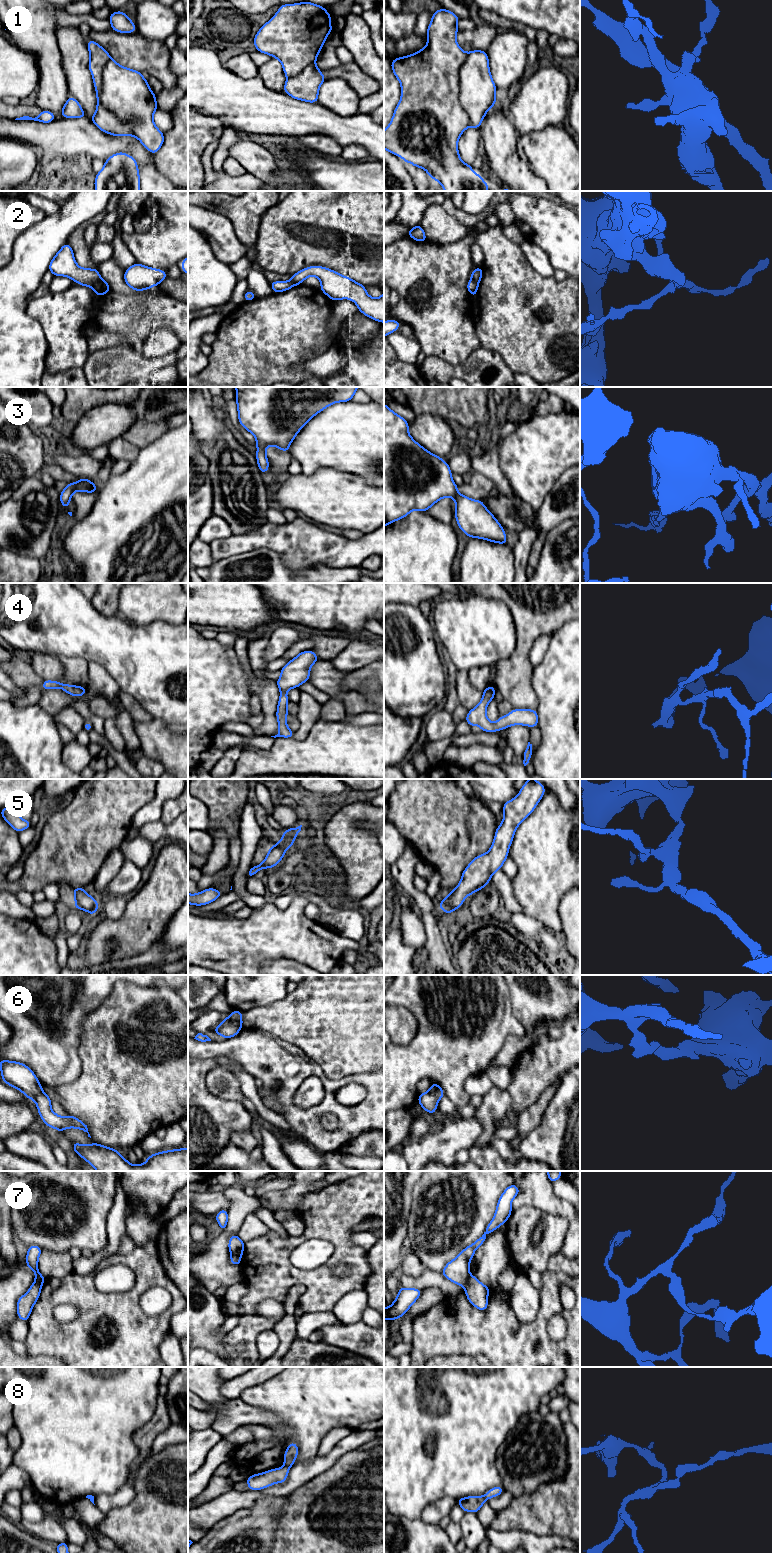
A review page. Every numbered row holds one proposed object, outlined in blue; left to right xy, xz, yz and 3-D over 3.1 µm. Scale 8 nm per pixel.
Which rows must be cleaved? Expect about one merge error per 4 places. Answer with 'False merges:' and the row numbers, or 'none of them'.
False merges: 2, 6, 7, 8

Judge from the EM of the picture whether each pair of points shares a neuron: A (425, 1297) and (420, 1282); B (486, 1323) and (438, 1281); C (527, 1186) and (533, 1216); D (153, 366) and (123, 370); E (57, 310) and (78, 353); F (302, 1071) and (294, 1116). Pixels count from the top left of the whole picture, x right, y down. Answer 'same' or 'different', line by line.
A: different
B: different
C: different
D: same
E: same
F: same

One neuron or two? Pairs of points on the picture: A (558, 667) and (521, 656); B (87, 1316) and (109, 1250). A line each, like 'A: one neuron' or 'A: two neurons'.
A: two neurons
B: two neurons

